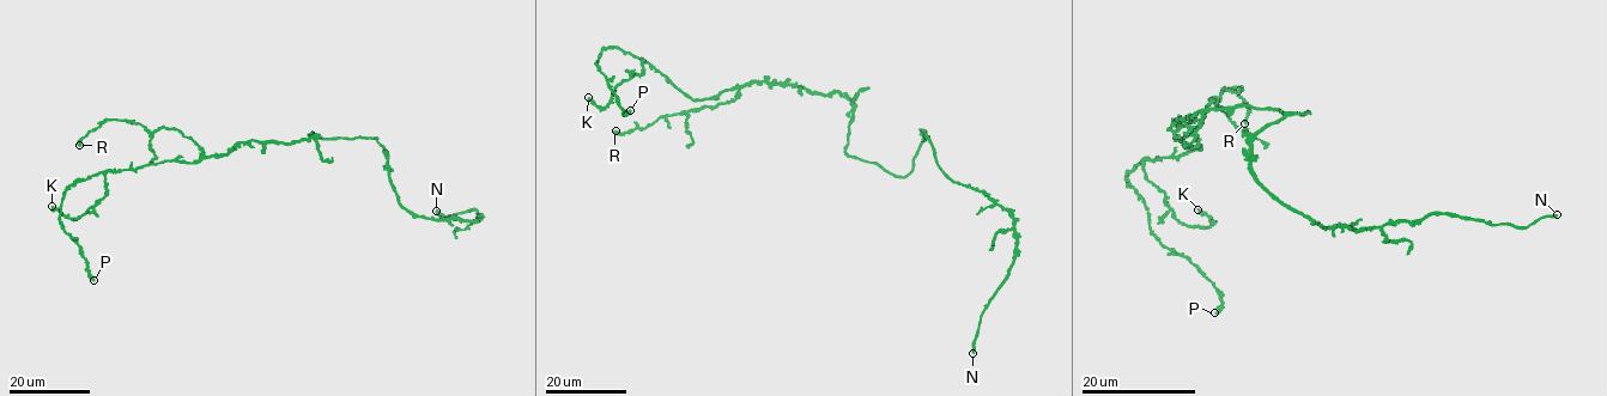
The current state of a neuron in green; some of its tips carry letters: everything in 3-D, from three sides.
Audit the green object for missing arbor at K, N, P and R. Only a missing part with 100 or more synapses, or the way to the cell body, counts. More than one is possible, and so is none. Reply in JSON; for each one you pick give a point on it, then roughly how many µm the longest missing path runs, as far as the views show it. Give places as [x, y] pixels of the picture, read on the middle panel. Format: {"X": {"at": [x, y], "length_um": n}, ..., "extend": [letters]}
{"N": {"at": [972, 353], "length_um": 250}, "extend": ["N"]}

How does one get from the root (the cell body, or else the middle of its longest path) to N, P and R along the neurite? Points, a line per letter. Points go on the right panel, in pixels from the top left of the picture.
N: (1248, 107), (1309, 113), (1284, 114), (1253, 139), (1251, 174), (1323, 227), (1430, 214), (1529, 226), (1557, 214)
P: (1248, 107), (1181, 116), (1175, 136), (1200, 147), (1142, 160), (1128, 174), (1151, 232), (1218, 290), (1214, 312)
R: (1248, 107), (1181, 116), (1175, 136), (1189, 135), (1225, 87), (1241, 87), (1244, 123)

